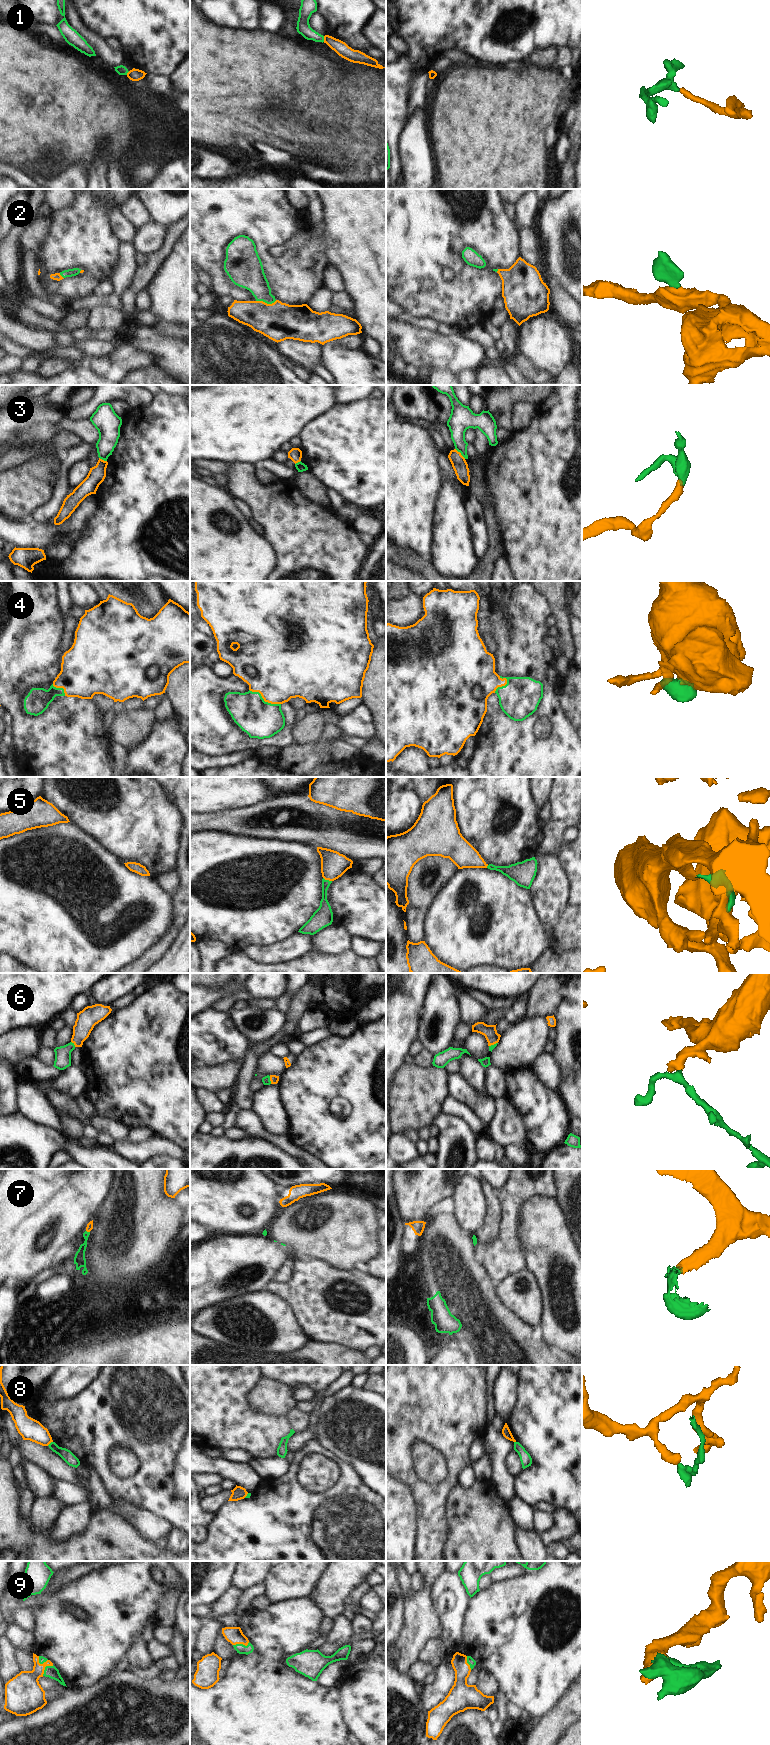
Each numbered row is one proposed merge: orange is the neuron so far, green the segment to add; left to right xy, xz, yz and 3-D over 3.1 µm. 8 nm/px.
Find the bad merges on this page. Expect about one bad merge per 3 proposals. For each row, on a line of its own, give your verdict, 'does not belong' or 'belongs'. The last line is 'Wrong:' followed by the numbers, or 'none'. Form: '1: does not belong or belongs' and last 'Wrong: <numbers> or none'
1: does not belong
2: belongs
3: does not belong
4: belongs
5: belongs
6: belongs
7: does not belong
8: does not belong
9: belongs
Wrong: 1, 3, 7, 8

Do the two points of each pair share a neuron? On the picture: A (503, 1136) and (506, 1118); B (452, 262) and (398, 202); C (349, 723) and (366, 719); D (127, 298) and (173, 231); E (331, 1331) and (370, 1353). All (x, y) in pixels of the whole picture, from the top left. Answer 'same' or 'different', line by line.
A: same
B: same
C: same
D: same
E: different

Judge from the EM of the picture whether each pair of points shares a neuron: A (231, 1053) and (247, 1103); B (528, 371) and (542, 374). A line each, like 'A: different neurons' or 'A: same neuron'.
A: different neurons
B: same neuron

